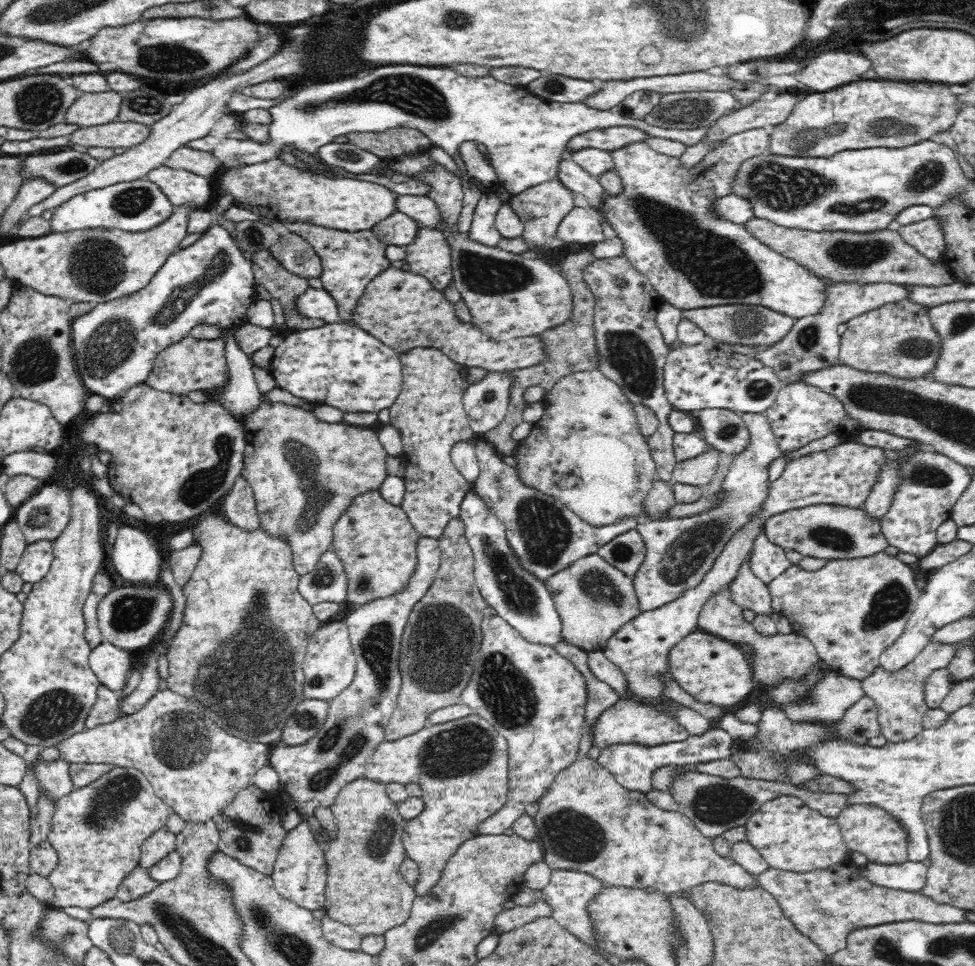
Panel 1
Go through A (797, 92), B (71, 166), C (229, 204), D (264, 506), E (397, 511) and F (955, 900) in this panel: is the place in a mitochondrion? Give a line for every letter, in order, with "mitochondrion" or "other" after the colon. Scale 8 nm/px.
A: other
B: mitochondrion
C: other
D: other
E: other
F: other

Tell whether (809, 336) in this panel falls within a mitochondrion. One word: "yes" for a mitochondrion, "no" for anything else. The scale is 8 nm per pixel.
yes

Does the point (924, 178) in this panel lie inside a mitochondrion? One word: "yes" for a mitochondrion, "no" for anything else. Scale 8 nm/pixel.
yes

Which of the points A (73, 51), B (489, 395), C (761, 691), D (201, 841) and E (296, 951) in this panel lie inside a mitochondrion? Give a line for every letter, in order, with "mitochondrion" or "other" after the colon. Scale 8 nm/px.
A: other
B: mitochondrion
C: other
D: other
E: mitochondrion

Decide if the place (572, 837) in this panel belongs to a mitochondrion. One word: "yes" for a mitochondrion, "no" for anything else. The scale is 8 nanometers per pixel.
yes

